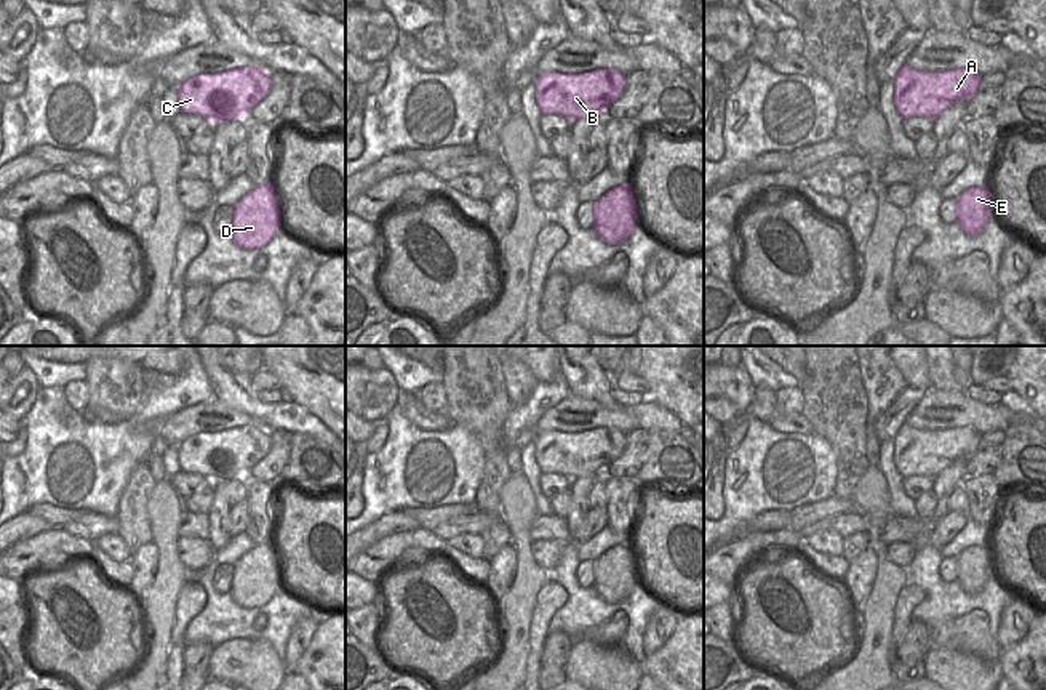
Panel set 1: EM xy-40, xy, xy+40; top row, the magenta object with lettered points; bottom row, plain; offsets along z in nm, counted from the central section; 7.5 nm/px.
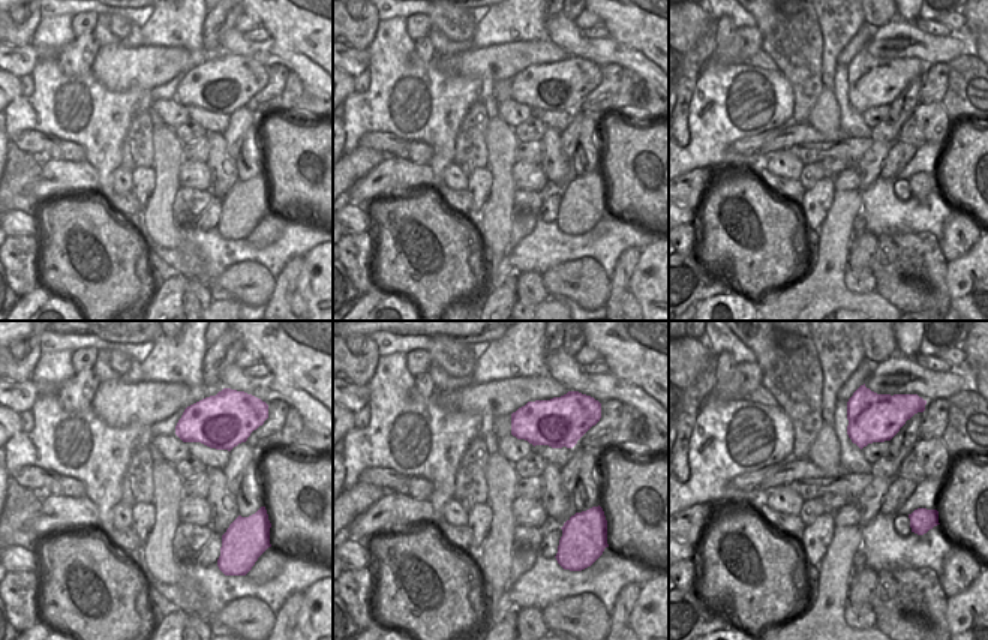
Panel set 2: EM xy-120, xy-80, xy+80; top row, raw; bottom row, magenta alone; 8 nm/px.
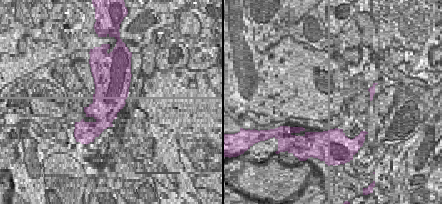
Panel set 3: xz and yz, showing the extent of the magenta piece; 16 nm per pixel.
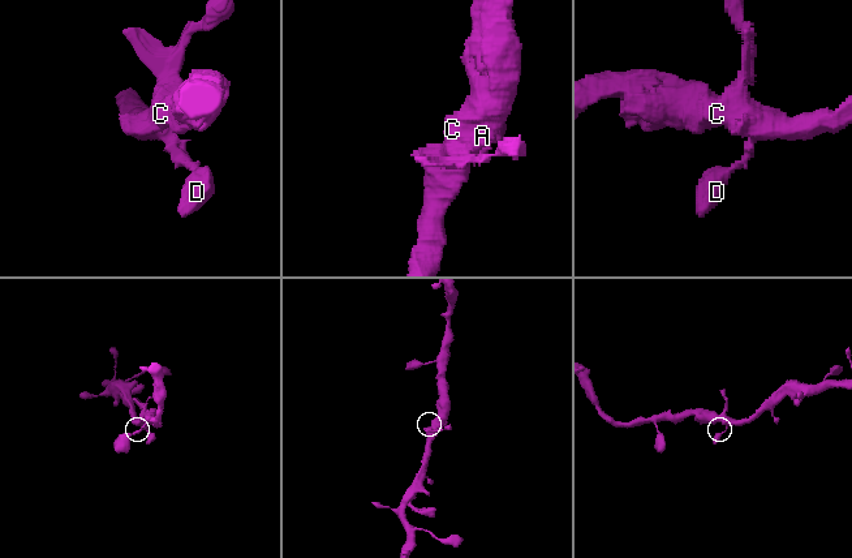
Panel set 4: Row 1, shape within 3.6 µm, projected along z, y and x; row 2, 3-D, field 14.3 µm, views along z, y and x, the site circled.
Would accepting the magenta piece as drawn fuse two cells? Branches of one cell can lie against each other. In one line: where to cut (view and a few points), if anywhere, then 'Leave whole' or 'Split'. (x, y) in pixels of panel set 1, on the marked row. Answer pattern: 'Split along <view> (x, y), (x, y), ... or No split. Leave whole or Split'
No split. Leave whole.

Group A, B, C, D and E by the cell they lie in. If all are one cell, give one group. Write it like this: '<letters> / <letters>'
A B C D E

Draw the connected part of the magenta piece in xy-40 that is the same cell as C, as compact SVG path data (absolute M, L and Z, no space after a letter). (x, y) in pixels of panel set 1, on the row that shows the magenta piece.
M240 67L221 74L198 74L178 86L184 114L198 114L211 123L243 118L270 91L270 75L262 67Z

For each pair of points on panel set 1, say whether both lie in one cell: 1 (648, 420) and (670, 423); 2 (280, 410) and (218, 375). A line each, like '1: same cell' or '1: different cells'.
1: same cell
2: same cell

